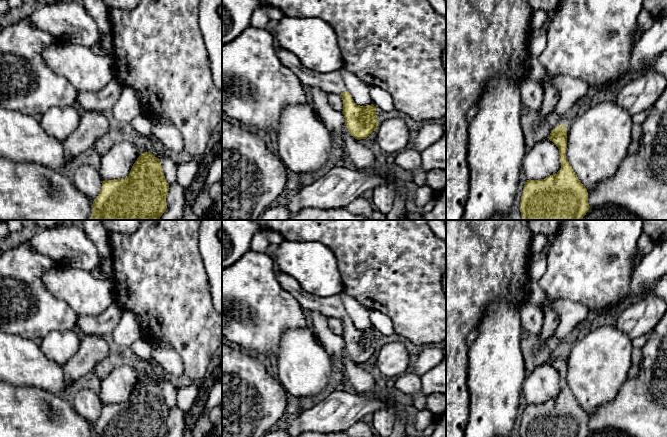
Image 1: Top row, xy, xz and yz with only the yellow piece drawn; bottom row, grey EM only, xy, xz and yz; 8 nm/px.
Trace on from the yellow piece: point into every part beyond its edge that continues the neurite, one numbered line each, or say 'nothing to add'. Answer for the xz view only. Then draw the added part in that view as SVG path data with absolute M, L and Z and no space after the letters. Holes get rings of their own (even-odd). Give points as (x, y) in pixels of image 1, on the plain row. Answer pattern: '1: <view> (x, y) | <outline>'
1: xz (332, 306) | M277 270L278 282L281 287L289 292L302 306L309 311L319 311L327 317L341 317L348 315L339 295L319 297L307 293L300 284L291 276Z

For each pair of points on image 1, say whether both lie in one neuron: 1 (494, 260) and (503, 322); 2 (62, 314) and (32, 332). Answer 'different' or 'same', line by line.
1: different
2: same

